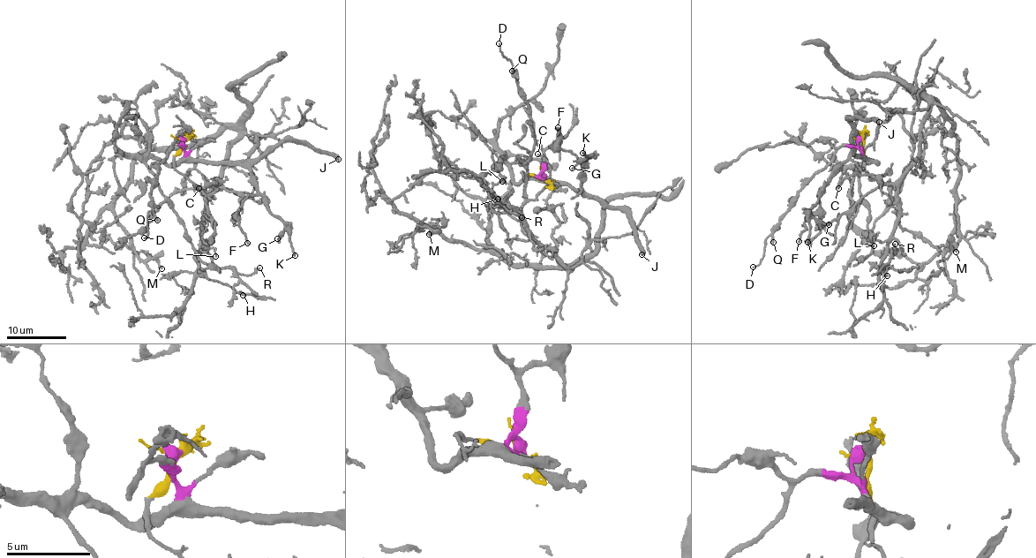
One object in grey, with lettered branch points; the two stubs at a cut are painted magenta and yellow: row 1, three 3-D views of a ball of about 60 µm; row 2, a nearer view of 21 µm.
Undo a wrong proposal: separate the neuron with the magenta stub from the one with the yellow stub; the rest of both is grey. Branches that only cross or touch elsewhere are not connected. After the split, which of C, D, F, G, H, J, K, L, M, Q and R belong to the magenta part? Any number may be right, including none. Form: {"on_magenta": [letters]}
{"on_magenta": ["D", "F", "G", "J", "K", "Q"]}

